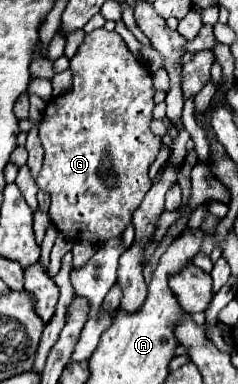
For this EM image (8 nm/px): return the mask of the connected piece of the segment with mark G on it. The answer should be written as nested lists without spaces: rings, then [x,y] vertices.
[[[94,29],[88,33],[70,59],[72,87],[48,101],[42,123],[40,141],[44,147],[42,171],[36,177],[36,185],[50,193],[50,219],[60,233],[74,241],[90,241],[102,245],[106,239],[116,239],[130,225],[130,215],[144,199],[152,181],[148,169],[160,151],[160,137],[150,131],[154,109],[154,85],[148,67],[126,47],[124,39],[116,31]]]

